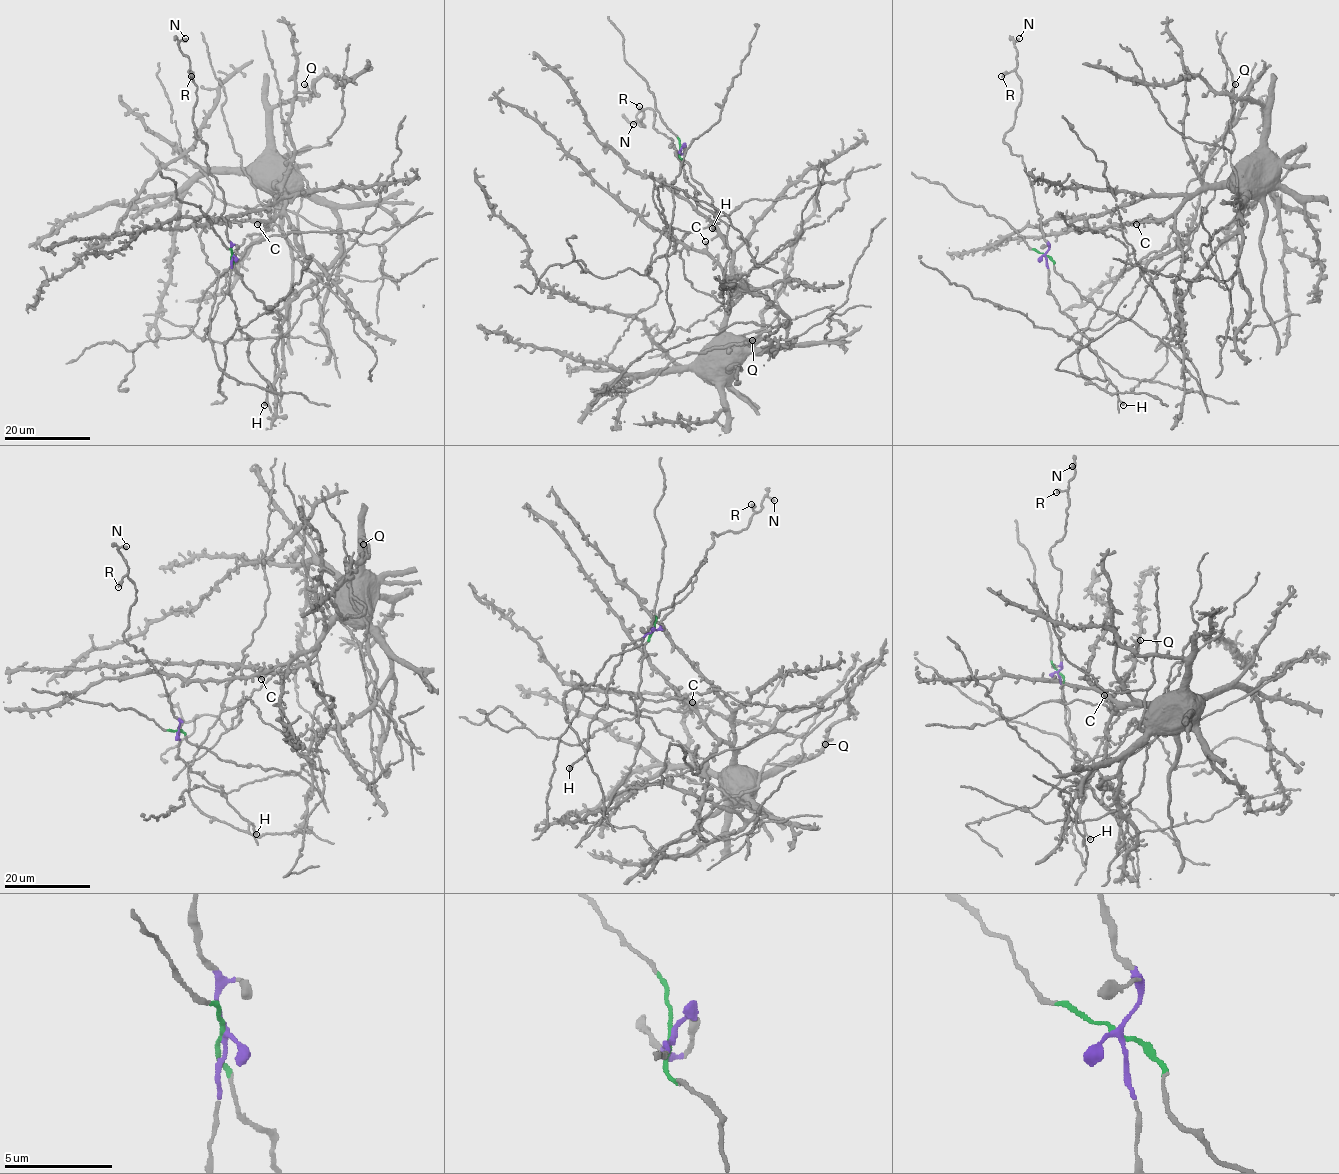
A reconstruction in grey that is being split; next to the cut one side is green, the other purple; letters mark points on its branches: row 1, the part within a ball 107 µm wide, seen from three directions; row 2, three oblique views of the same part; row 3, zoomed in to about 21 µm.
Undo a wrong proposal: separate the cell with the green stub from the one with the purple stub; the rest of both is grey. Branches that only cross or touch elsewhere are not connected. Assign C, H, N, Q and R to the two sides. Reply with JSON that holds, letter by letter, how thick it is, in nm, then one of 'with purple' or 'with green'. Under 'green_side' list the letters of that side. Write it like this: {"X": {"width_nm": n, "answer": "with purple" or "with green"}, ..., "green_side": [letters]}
{"C": {"width_nm": 400, "answer": "with green"}, "H": {"width_nm": 400, "answer": "with purple"}, "N": {"width_nm": 400, "answer": "with purple"}, "Q": {"width_nm": 440, "answer": "with green"}, "R": {"width_nm": 400, "answer": "with purple"}, "green_side": ["C", "Q"]}

